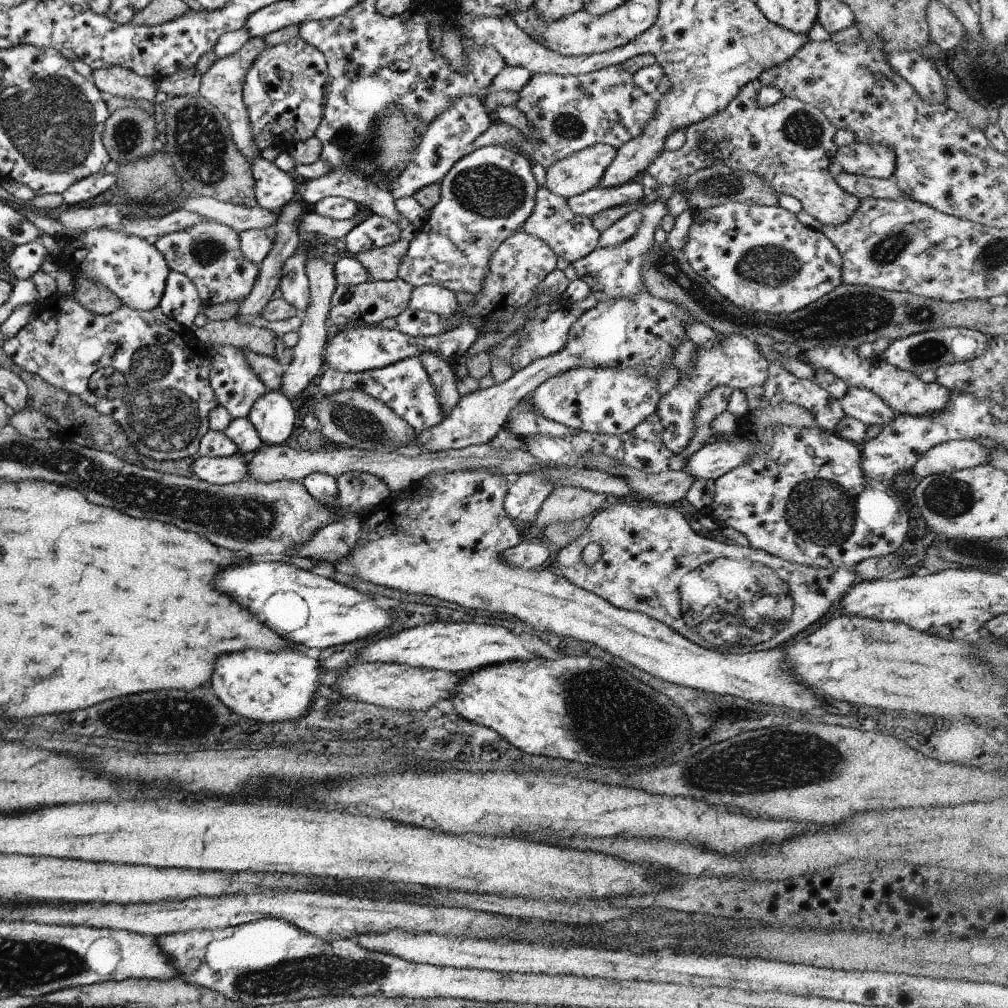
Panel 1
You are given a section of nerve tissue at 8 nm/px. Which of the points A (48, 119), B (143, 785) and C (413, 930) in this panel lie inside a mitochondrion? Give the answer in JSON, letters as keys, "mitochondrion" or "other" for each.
{"A":"mitochondrion","B":"other","C":"other"}

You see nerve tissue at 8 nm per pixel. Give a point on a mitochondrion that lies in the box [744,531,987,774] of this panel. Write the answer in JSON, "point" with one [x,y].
{"point":[872,636]}

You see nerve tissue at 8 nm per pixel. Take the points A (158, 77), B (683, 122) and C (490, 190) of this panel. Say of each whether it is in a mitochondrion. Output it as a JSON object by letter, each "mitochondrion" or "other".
{"A":"other","B":"other","C":"mitochondrion"}

